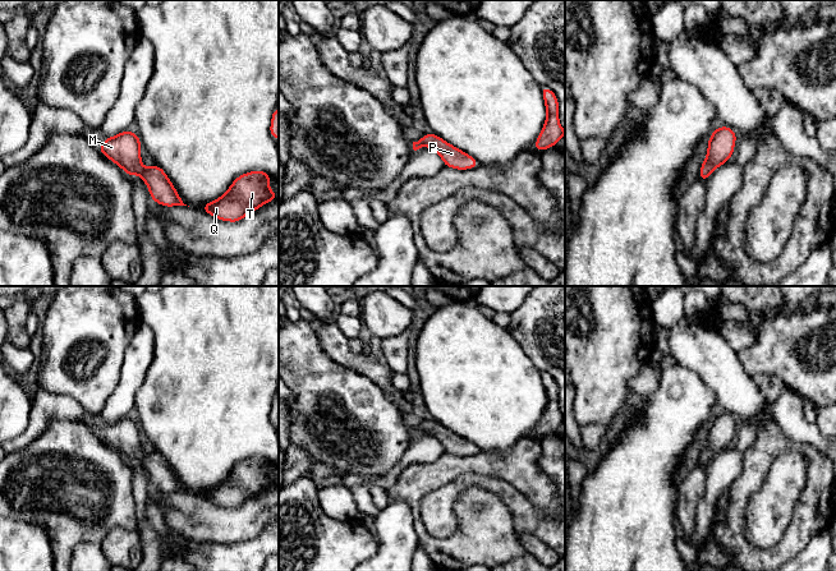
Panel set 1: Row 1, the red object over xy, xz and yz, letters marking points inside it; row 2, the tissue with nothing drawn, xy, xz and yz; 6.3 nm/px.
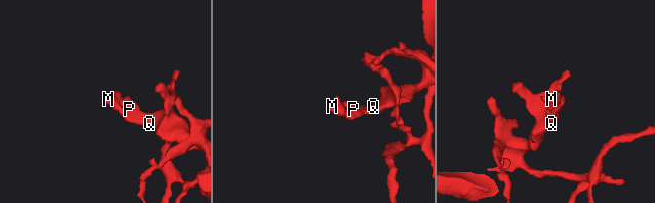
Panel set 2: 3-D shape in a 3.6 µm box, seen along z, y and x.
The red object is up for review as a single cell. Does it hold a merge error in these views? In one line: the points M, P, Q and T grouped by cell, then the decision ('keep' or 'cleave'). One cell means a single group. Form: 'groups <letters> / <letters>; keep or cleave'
groups M P Q T; keep

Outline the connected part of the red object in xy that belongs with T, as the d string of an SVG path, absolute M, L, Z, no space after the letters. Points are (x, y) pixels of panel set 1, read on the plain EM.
M261 456L240 461L222 483L205 489L201 497L222 507L238 508L249 498L279 484L268 473L270 465L271 461Z

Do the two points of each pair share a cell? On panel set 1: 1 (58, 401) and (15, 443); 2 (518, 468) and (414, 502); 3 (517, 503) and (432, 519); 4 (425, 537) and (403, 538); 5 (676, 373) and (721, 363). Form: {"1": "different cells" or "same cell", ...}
{"1": "same cell", "2": "same cell", "3": "same cell", "4": "different cells", "5": "different cells"}

